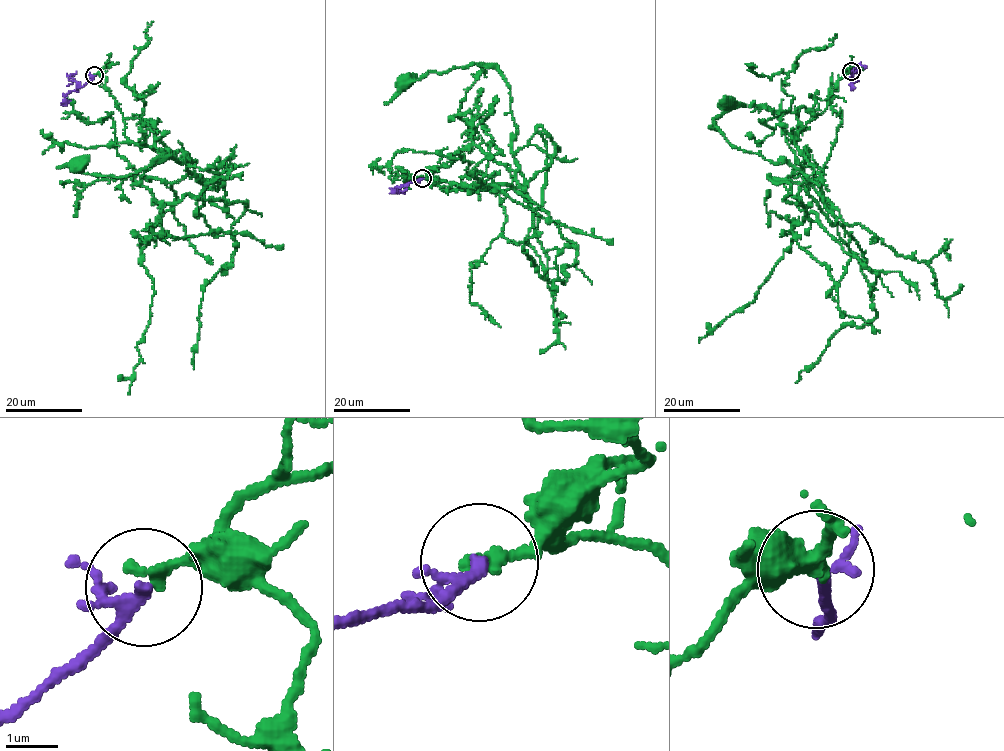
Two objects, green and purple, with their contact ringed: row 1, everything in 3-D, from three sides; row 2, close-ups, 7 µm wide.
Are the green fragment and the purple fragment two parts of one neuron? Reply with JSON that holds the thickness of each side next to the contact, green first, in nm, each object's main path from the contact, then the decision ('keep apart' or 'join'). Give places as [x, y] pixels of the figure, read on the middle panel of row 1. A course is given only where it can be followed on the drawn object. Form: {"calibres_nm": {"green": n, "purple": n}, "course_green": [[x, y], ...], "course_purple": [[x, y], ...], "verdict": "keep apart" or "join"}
{"calibres_nm": {"green": 240, "purple": 150}, "course_green": [[423, 178], [476, 145], [515, 170], [509, 86], [495, 68], [470, 64], [427, 72], [408, 84], [403, 79]], "course_purple": [[422, 177], [409, 183], [405, 189], [394, 189], [389, 194]], "verdict": "keep apart"}

